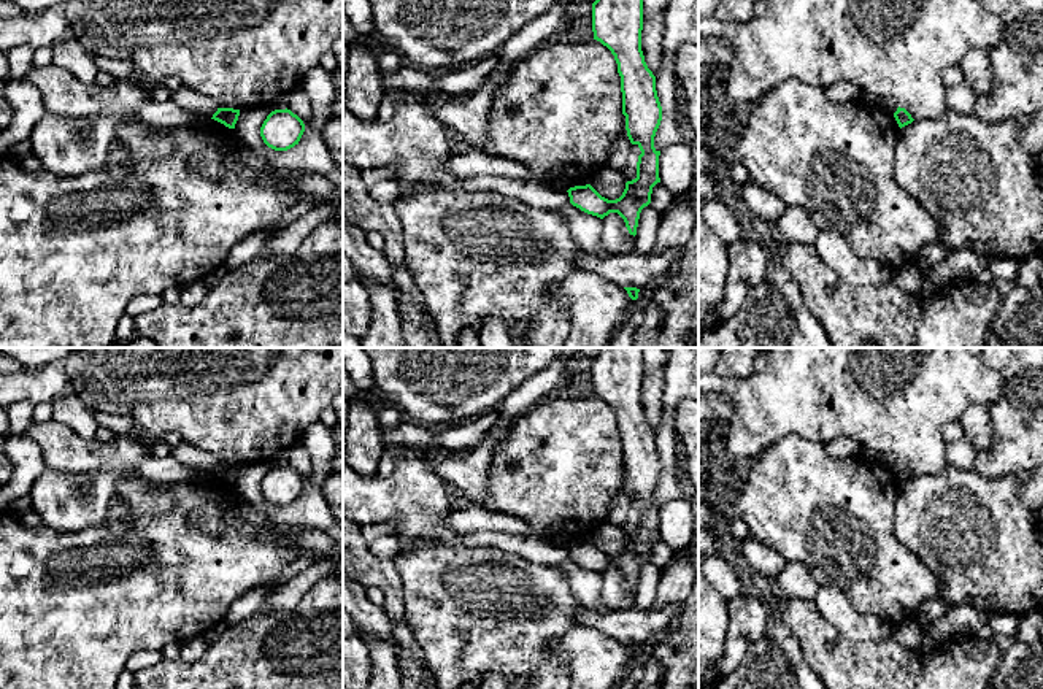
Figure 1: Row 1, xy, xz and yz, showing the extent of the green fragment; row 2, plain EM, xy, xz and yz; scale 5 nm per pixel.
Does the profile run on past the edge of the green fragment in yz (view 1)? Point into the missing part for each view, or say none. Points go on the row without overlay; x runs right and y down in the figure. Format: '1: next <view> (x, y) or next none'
1: next none

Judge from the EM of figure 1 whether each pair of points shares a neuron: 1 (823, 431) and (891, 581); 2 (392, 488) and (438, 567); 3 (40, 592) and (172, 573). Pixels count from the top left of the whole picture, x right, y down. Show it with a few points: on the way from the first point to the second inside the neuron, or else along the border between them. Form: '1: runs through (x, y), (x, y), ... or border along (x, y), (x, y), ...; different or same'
1: border along (786, 434), (799, 434), (823, 445); different
2: border along (459, 543), (415, 540), (400, 551); different
3: runs through (73, 592), (103, 592), (138, 583); same

